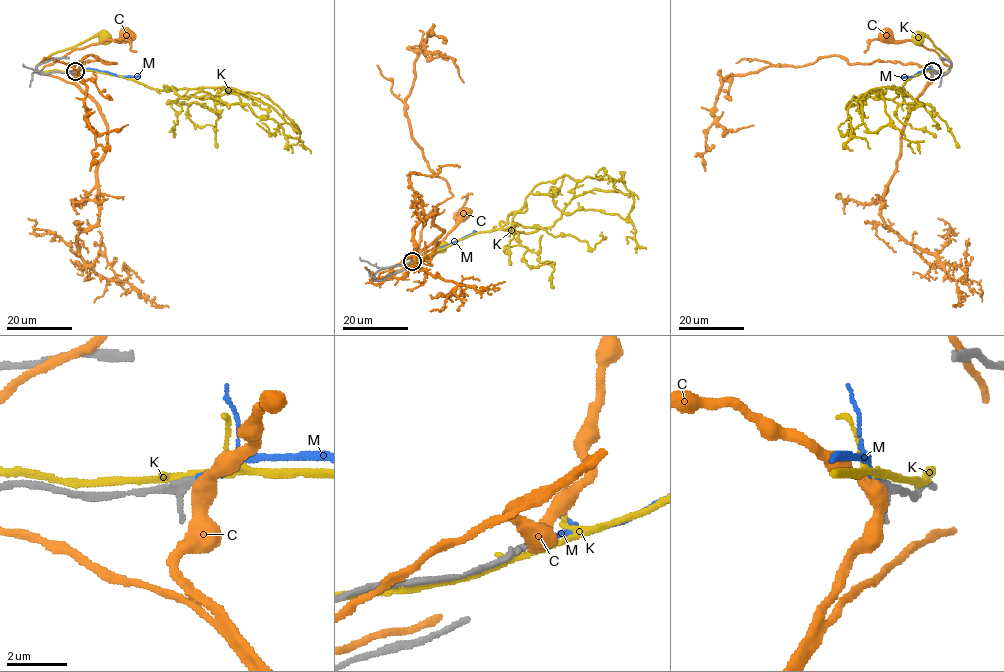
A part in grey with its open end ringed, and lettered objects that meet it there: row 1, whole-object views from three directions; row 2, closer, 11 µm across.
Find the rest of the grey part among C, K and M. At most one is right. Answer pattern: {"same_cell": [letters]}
{"same_cell": ["M"]}

